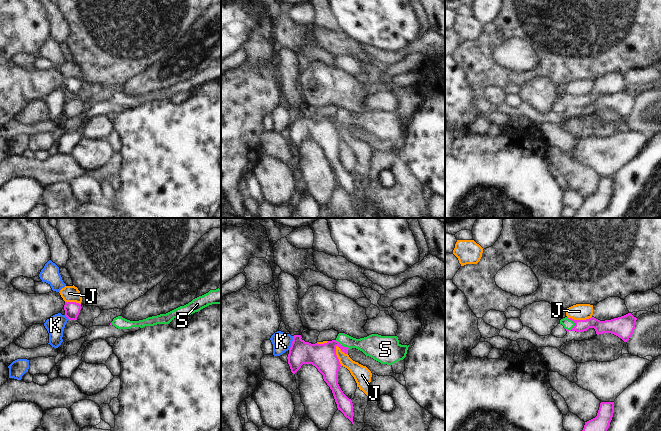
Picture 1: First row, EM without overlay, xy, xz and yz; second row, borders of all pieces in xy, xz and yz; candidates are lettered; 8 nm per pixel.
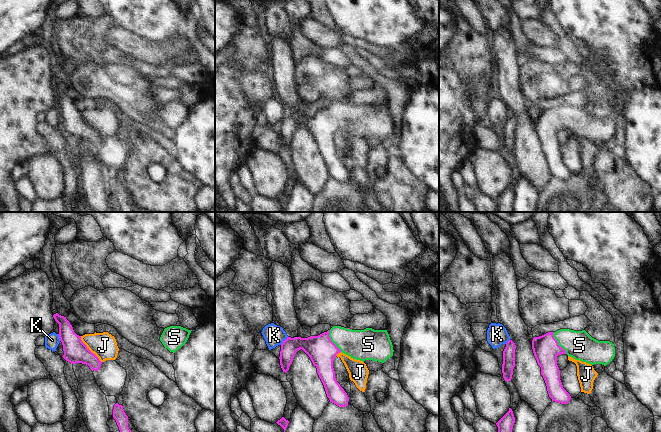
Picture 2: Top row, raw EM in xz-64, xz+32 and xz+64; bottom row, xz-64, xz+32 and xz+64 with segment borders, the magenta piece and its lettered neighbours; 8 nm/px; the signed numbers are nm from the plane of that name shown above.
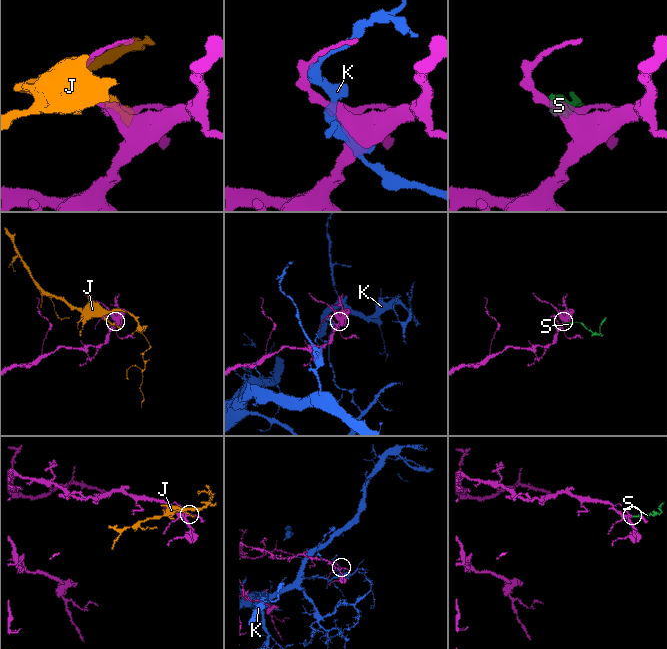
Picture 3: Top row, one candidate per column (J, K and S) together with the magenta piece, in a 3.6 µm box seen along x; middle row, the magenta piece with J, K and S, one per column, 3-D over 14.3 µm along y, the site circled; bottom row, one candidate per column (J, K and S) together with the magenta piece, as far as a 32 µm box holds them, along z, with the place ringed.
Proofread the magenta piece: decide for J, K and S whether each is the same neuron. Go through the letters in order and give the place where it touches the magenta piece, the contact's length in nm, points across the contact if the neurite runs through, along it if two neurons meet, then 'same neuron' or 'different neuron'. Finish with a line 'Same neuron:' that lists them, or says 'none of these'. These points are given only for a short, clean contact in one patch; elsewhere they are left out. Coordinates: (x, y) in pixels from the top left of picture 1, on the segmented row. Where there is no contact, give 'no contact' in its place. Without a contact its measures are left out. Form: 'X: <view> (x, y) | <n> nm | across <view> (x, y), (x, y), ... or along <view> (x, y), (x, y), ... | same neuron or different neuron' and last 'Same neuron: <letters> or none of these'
J: xz (336, 355) | 170 nm | different neuron
K: xz (292, 343) | 120 nm | different neuron
S: yz (574, 322) | 120 nm | across yz (600, 327), (596, 324), (574, 322), (568, 324) | same neuron
Same neuron: S

